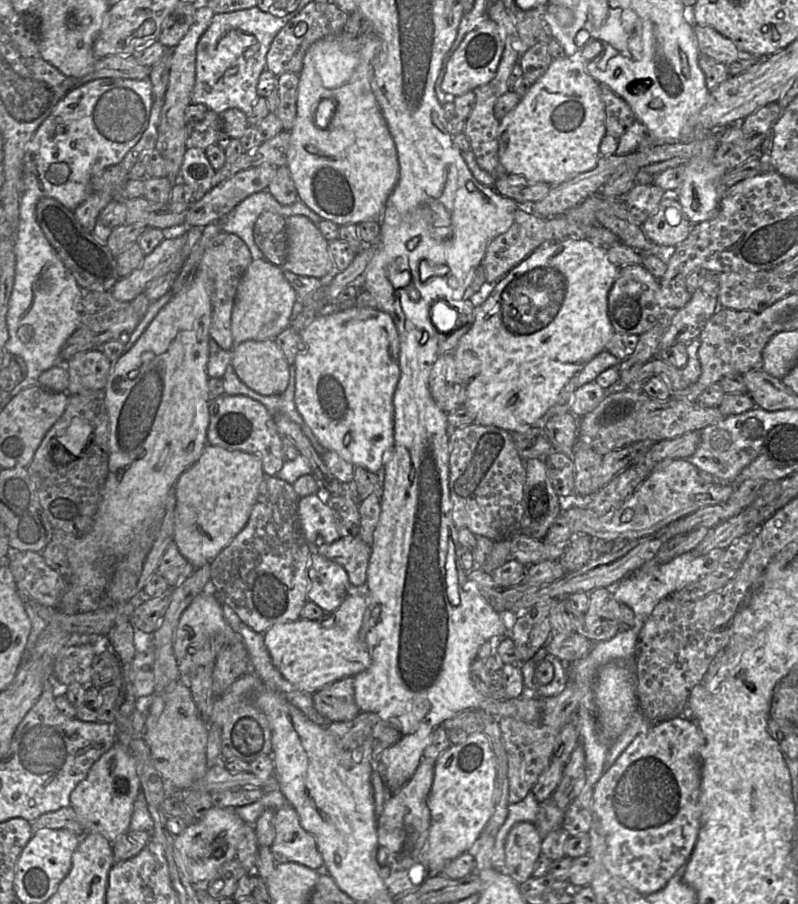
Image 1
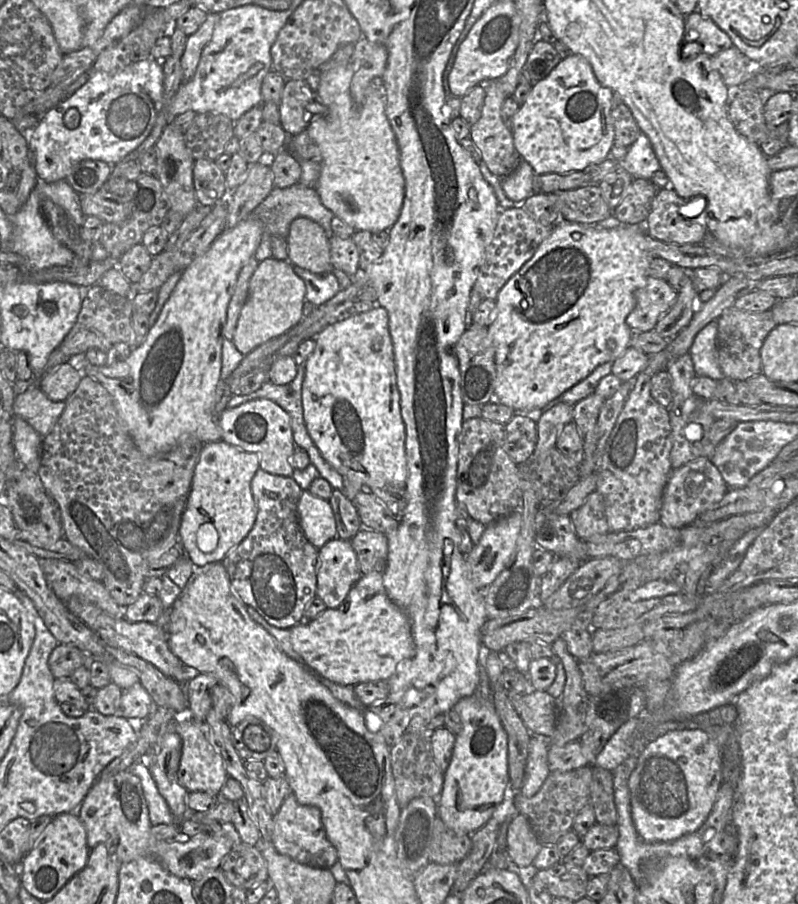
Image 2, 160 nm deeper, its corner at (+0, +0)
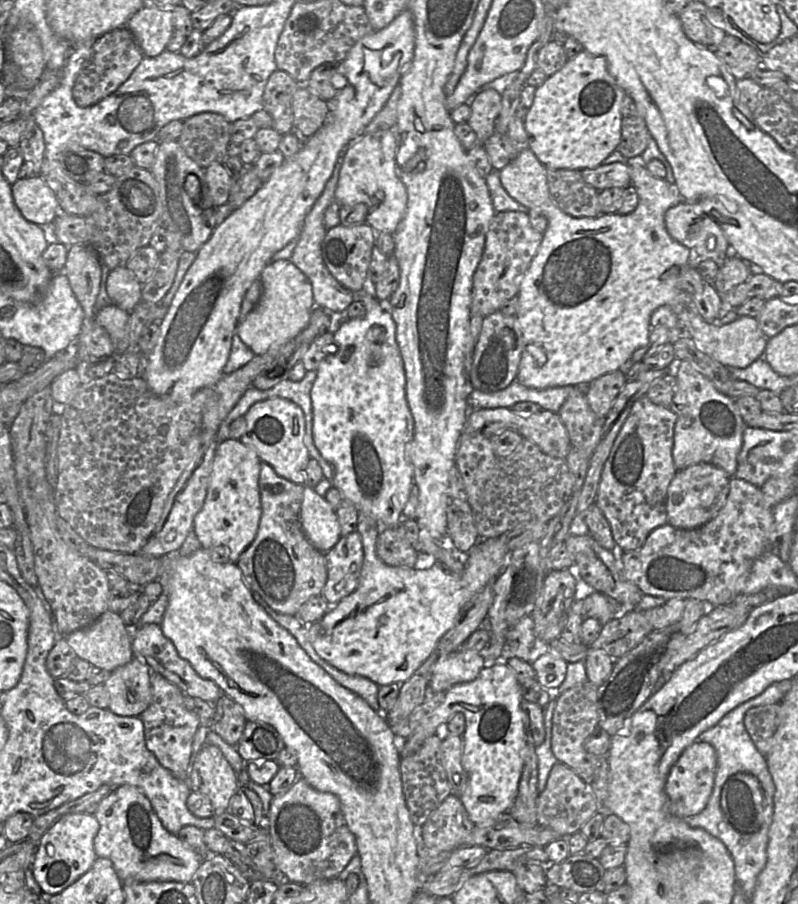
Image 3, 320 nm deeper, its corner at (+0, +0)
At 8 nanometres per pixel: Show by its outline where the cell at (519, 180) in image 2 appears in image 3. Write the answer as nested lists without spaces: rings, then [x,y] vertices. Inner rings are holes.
[[[529,149],[519,152],[508,165],[499,171],[501,184],[507,193],[519,204],[529,208],[530,210],[541,213],[548,220],[548,226],[546,231],[543,233],[540,247],[536,255],[533,257],[528,270],[520,281],[519,292],[517,294],[519,308],[516,314],[516,319],[522,332],[523,351],[516,380],[526,387],[540,390],[564,386],[584,387],[603,375],[619,371],[620,367],[632,357],[636,350],[642,348],[648,343],[651,331],[651,315],[657,308],[664,305],[669,306],[676,314],[680,327],[682,327],[686,335],[691,337],[696,342],[698,348],[724,366],[744,368],[757,359],[762,358],[764,355],[768,338],[762,332],[757,318],[738,316],[736,320],[729,324],[719,325],[718,321],[708,323],[699,315],[694,306],[692,295],[680,288],[680,277],[690,266],[693,265],[693,261],[695,262],[695,256],[691,256],[691,252],[687,247],[681,245],[670,237],[665,225],[665,213],[668,209],[679,204],[682,201],[682,197],[680,194],[674,194],[671,191],[670,183],[666,181],[666,179],[659,179],[651,175],[646,168],[643,167],[643,162],[640,156],[627,159],[627,163],[630,166],[630,186],[633,186],[636,189],[639,198],[637,208],[632,213],[627,215],[618,215],[617,213],[600,214],[596,217],[583,218],[572,217],[558,208],[549,192],[546,168]]]

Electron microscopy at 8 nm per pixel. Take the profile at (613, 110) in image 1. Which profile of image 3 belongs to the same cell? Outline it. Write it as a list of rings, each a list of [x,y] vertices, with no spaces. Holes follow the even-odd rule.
[[[625,95],[621,104],[621,140],[617,150],[626,159],[640,156],[652,139],[633,99]]]

